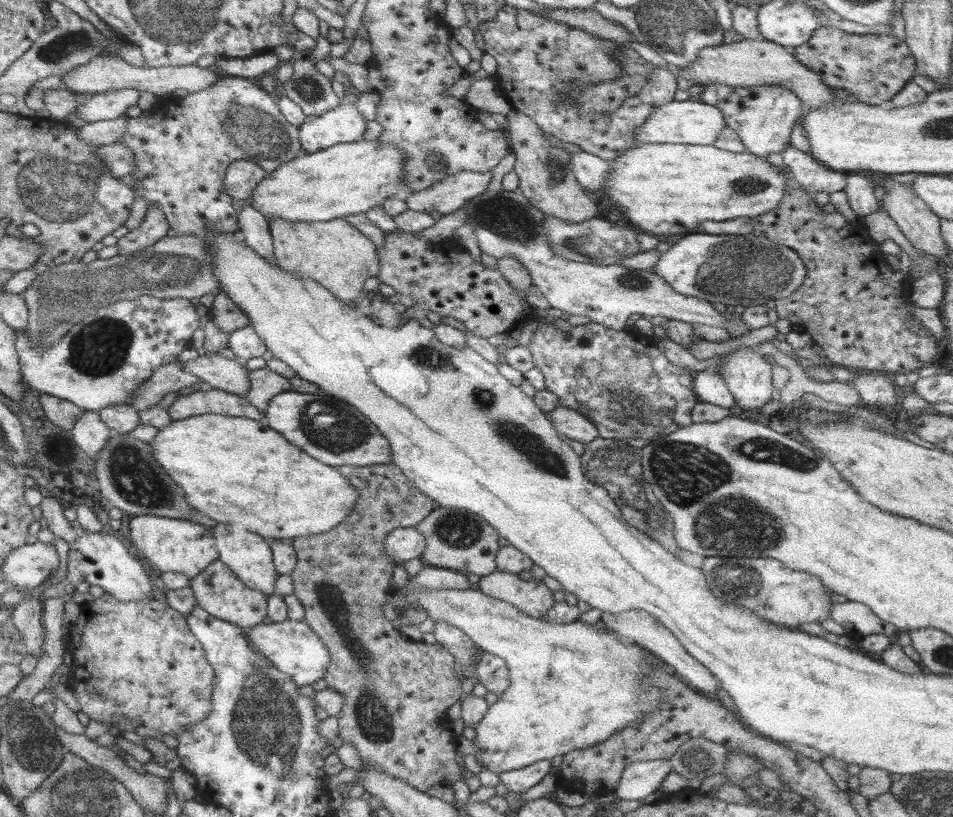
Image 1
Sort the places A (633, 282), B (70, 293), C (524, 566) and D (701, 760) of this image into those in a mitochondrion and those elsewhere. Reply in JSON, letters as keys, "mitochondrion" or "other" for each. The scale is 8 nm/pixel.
{"A":"mitochondrion","B":"mitochondrion","C":"other","D":"mitochondrion"}

